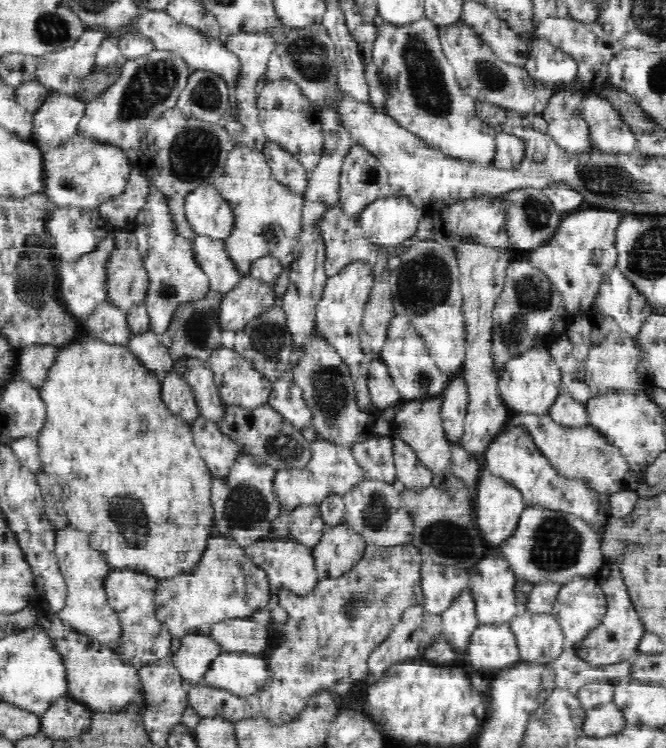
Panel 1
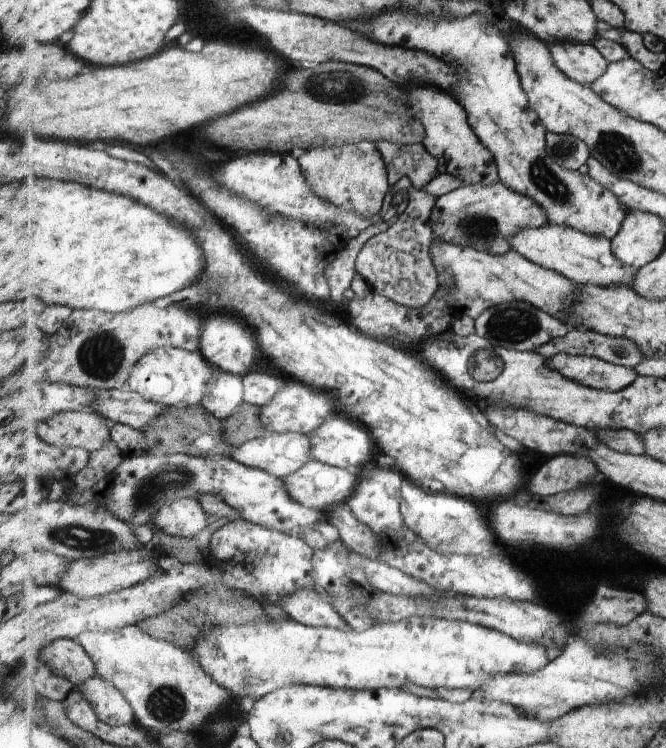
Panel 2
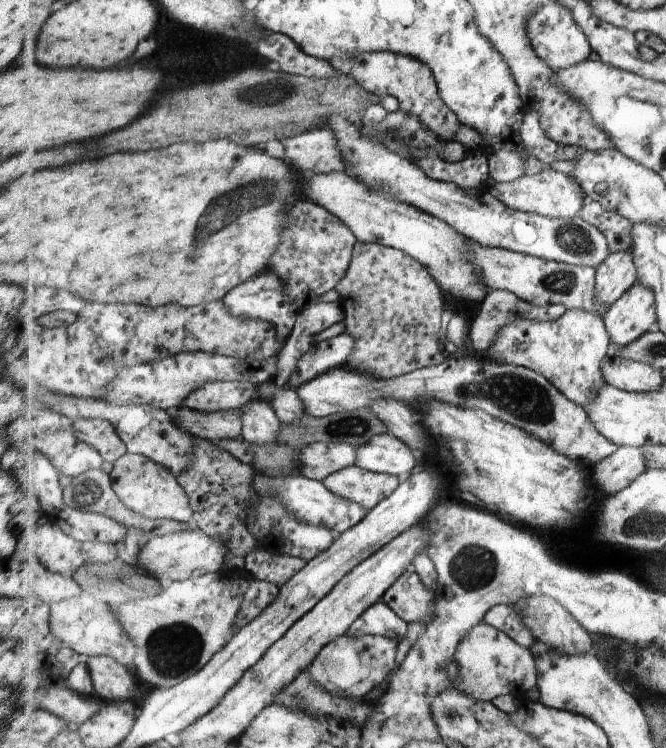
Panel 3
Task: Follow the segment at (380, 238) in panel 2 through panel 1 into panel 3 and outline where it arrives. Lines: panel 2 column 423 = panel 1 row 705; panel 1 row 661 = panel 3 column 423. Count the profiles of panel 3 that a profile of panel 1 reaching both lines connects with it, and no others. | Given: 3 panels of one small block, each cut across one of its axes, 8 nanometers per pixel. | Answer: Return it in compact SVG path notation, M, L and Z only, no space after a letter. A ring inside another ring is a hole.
M358 240L347 274L335 289L345 310L344 332L357 340L353 354L349 356L347 362L353 370L369 372L377 379L392 379L417 369L437 366L444 361L443 354L439 350L439 332L443 324L443 312L446 309L443 292L439 294L440 284L433 278L429 269L419 264L408 253L381 243L362 243Z

